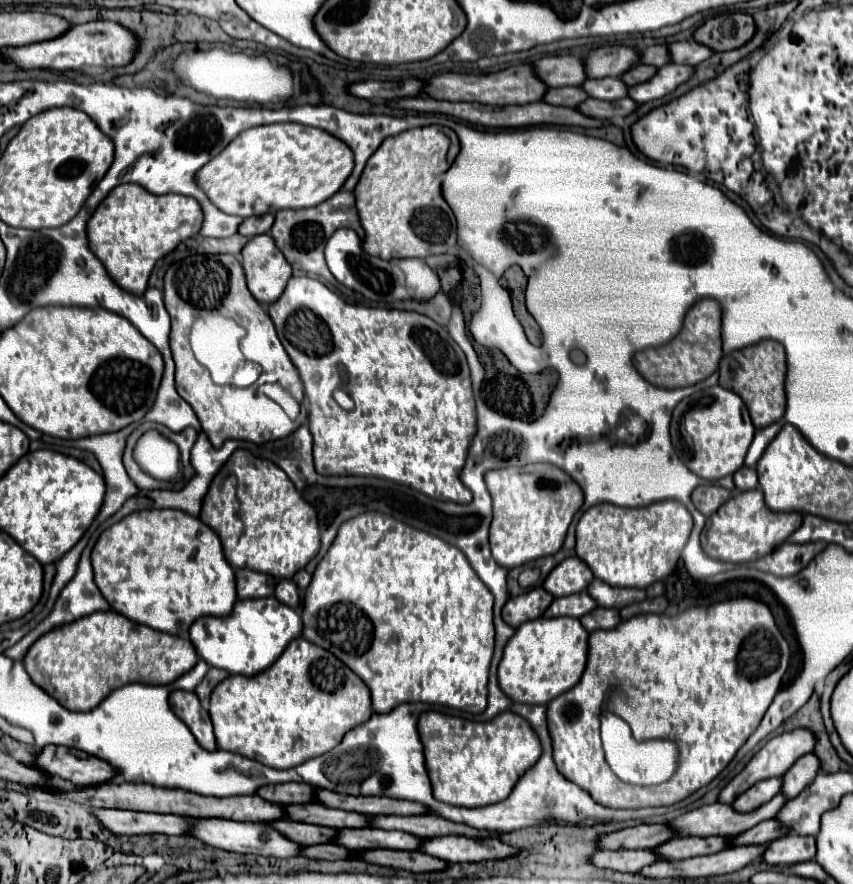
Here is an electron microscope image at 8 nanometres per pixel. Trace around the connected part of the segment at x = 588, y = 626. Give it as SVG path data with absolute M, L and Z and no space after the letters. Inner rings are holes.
M597 606L595 610L591 610L591 614L585 614L581 618L581 624L587 632L593 632L593 630L609 630L609 628L615 628L619 624L619 612L617 610L611 610L611 608L601 608Z

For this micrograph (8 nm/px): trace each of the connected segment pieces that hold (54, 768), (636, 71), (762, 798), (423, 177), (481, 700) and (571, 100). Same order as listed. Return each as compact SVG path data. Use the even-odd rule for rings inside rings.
M67 746L41 748L33 758L33 766L37 770L47 770L51 776L69 780L75 786L95 786L95 782L109 782L115 778L113 766Z
M639 64L639 66L629 68L623 76L619 76L619 80L625 82L627 86L635 86L635 84L641 84L641 82L645 82L647 78L651 78L651 74L655 74L655 68L653 68L653 66Z
M769 778L769 780L761 780L759 784L751 786L747 792L743 792L735 802L733 802L733 810L735 812L753 812L759 806L767 804L773 796L777 796L781 790L781 778Z
M439 126L411 128L389 136L371 154L365 170L353 190L359 222L365 230L363 250L383 260L391 258L427 258L451 252L455 242L455 216L443 202L439 182L449 168L449 138ZM453 238L453 246L447 246Z
M363 512L363 514L343 522L329 552L321 558L321 562L317 564L317 568L311 576L311 584L307 586L305 596L303 596L301 620L303 620L303 638L333 652L341 662L345 662L367 684L367 688L371 690L371 700L373 700L375 712L381 712L381 714L391 712L395 706L399 706L403 702L443 704L443 706L459 708L459 710L465 710L471 714L481 714L487 706L487 678L489 678L489 664L491 664L491 656L493 656L493 636L495 636L493 598L491 598L491 592L487 590L487 586L479 580L475 570L467 562L467 556L459 548L443 542L441 538L437 538L433 534L427 534L423 530L419 530L419 532L411 530L403 522L389 518L385 514L379 514L379 512Z
M565 86L565 88L549 88L543 96L543 102L553 104L553 106L569 106L575 108L583 100L587 100L587 94L579 86Z

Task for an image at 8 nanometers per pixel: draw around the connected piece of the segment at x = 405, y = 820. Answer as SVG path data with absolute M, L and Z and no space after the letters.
M423 814L423 816L375 816L375 818L371 818L371 824L375 828L385 828L385 830L403 830L403 832L415 834L417 838L433 838L433 836L445 836L445 834L463 834L463 836L471 836L471 838L497 836L497 834L491 834L491 832L469 830L469 826L449 822L449 820L437 818L433 814Z

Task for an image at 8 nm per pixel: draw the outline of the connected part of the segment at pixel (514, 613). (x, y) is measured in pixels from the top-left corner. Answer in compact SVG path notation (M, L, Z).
M541 586L525 592L525 594L519 594L515 598L509 598L507 604L503 606L503 620L517 628L519 624L527 622L527 620L535 620L539 618L541 614L550 606L553 601L553 596L545 591Z

